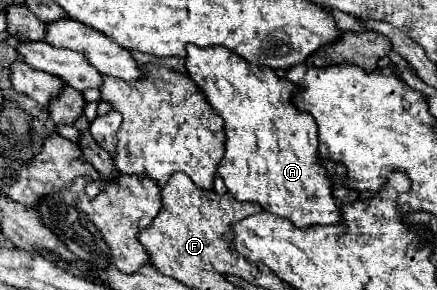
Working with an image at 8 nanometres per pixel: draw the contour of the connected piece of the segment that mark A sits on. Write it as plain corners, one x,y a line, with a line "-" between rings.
190,44
186,70
188,70
188,76
196,82
196,86
204,92
210,106
224,120
226,152
224,152
222,162
218,164
218,174
224,180
228,192
234,196
234,200
256,202
266,212
288,218
294,226
340,224
342,214
332,198
328,172
320,164
316,122
312,120
312,116
308,116
306,112
300,112
290,102
292,84
288,84
288,80
284,78
278,78
274,69
268,66
252,65
224,46
212,46
204,50

